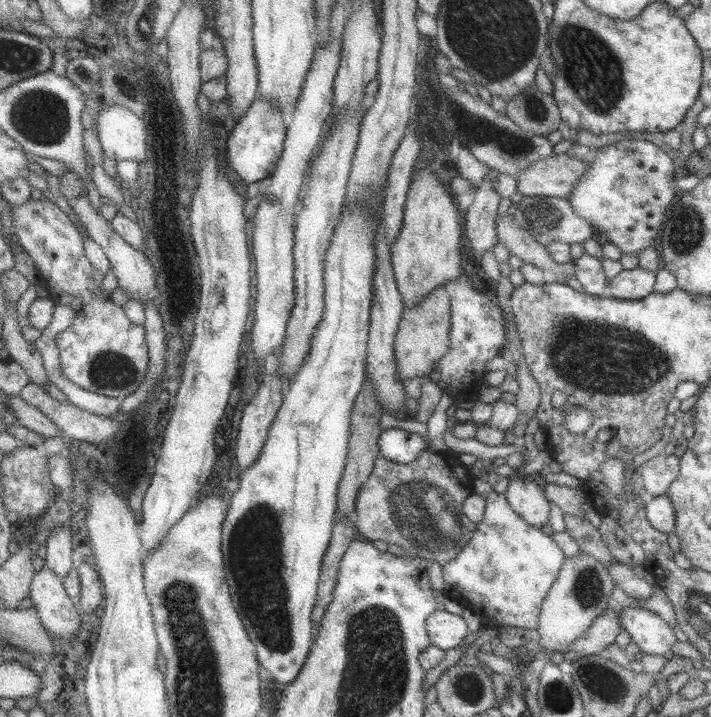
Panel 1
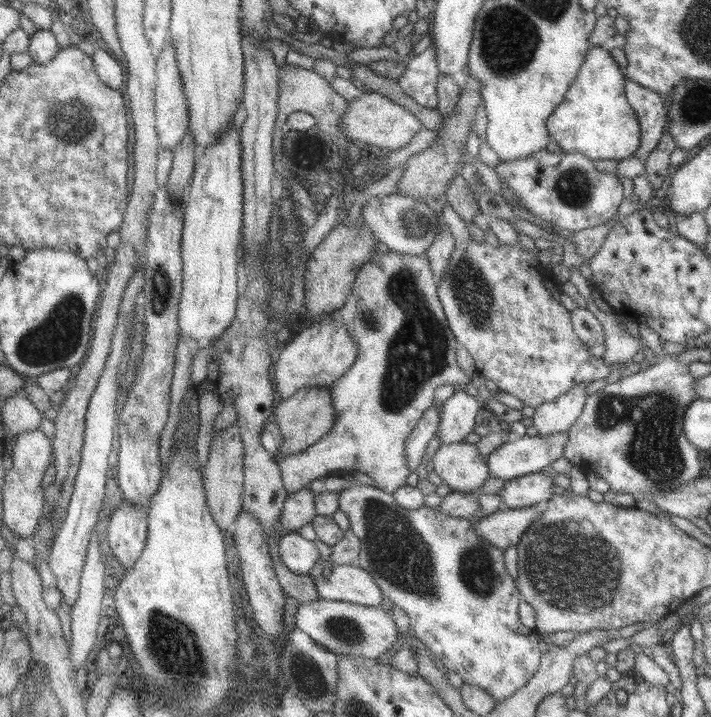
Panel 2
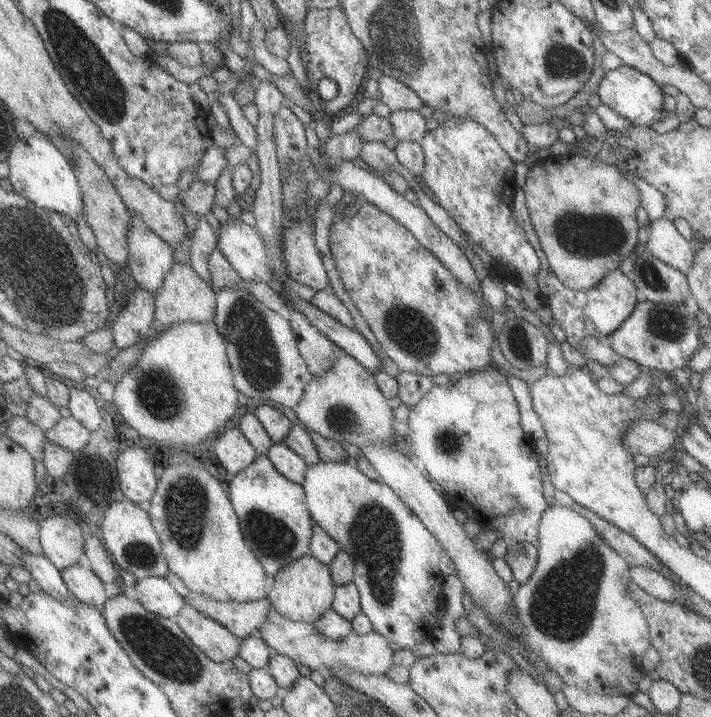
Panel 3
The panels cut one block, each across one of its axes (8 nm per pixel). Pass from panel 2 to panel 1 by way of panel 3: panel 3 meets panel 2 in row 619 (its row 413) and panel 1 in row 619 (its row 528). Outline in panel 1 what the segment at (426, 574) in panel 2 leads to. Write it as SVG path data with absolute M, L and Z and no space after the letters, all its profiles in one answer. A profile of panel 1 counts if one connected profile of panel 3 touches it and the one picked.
M490 491L485 496L484 500L483 518L476 524L473 536L467 541L467 544L463 545L463 548L461 548L461 551L459 551L459 554L457 554L455 558L449 560L443 565L443 567L441 567L444 587L440 593L449 600L455 601L461 607L469 608L473 614L479 617L487 616L487 618L491 618L493 622L500 624L501 626L517 626L517 628L523 628L524 630L530 631L537 626L541 601L548 591L548 588L551 586L551 583L555 580L557 573L559 573L559 569L561 569L561 565L563 565L563 558L565 557L550 536L545 535L540 528L533 528L531 525L528 525L522 518L519 518L513 510L511 510L511 507L507 505L504 494L497 494L497 492Z

